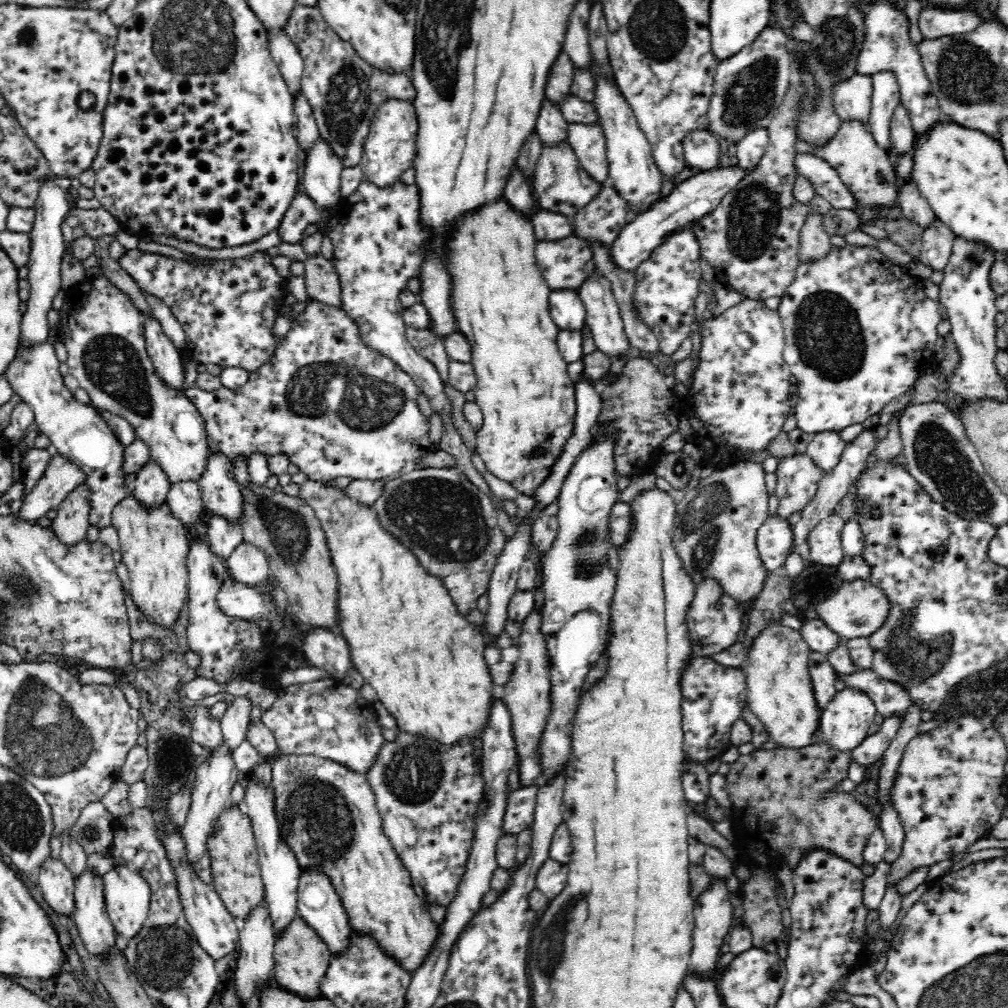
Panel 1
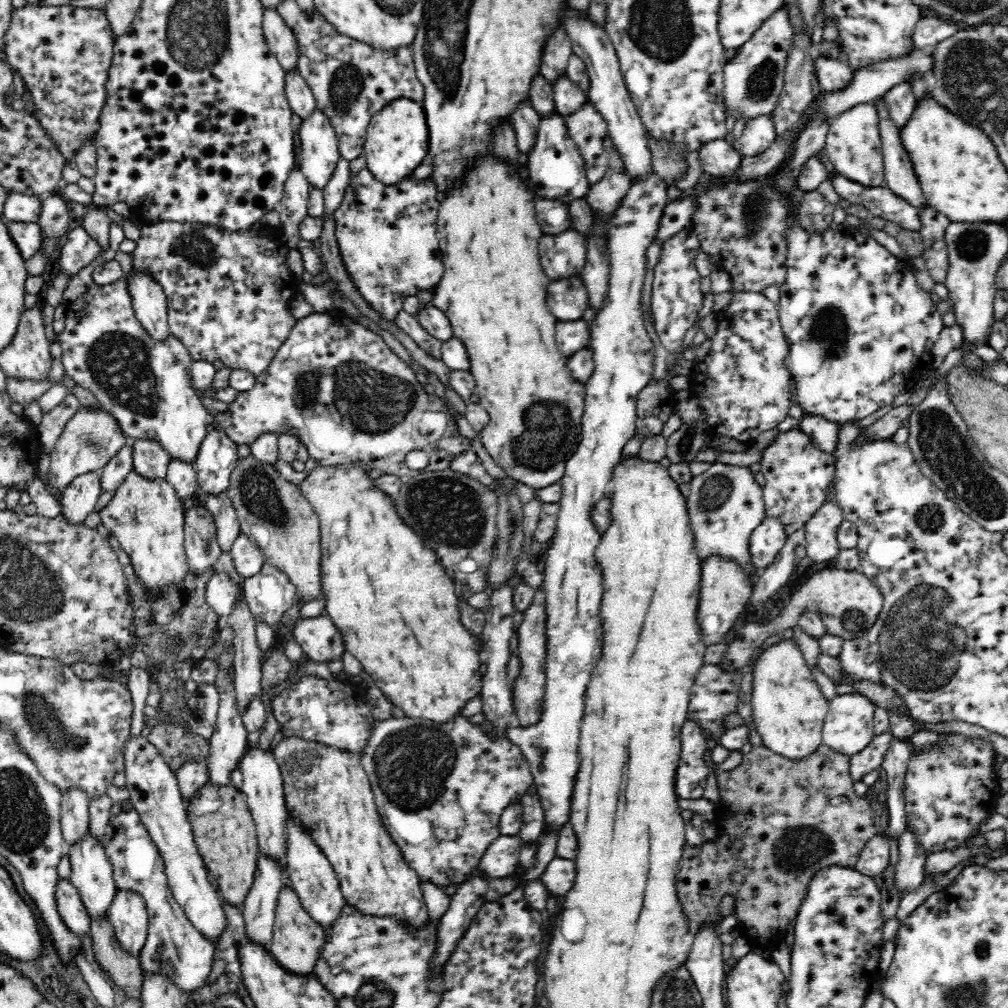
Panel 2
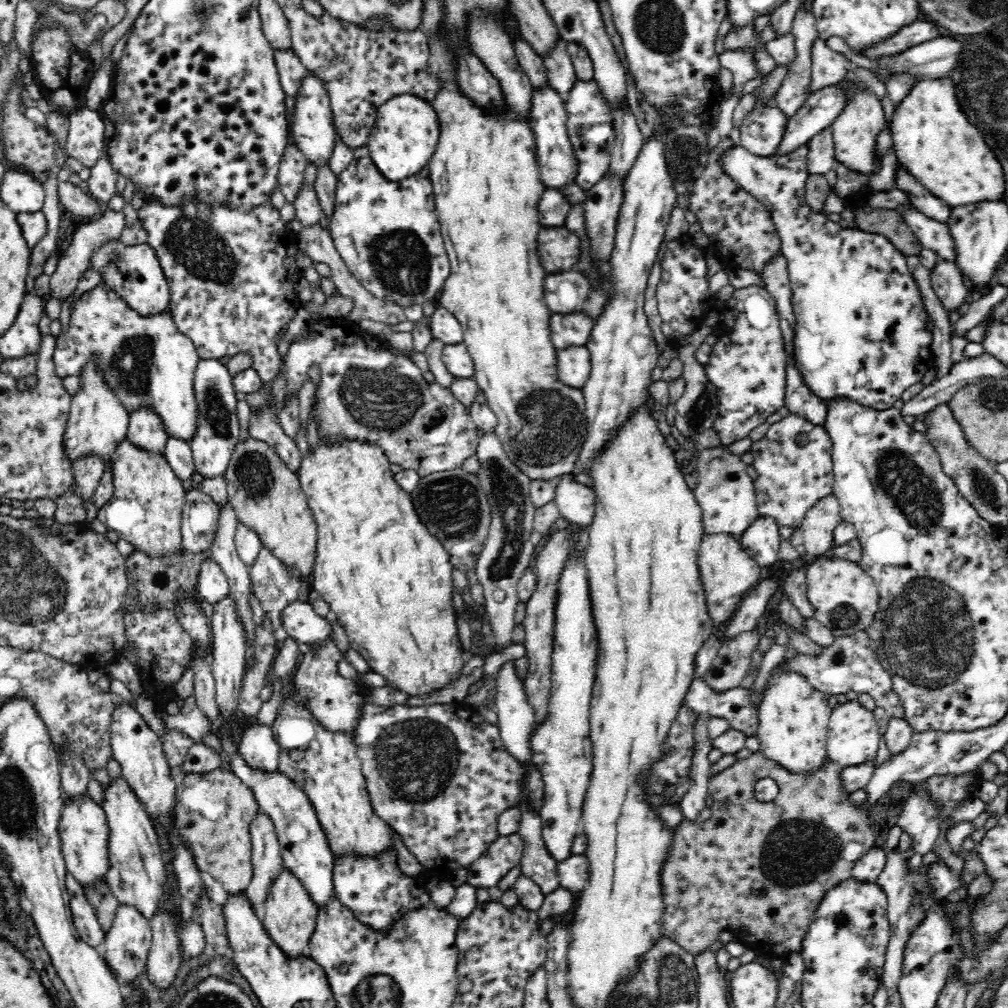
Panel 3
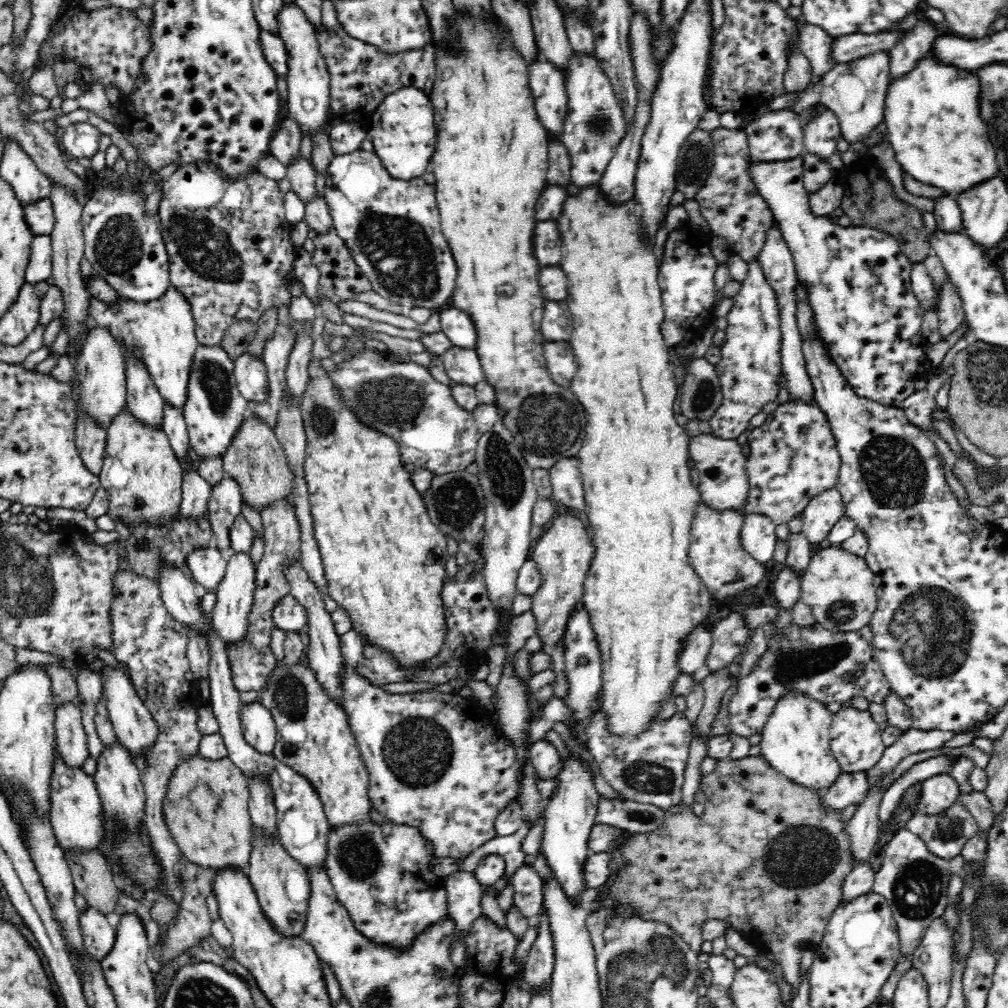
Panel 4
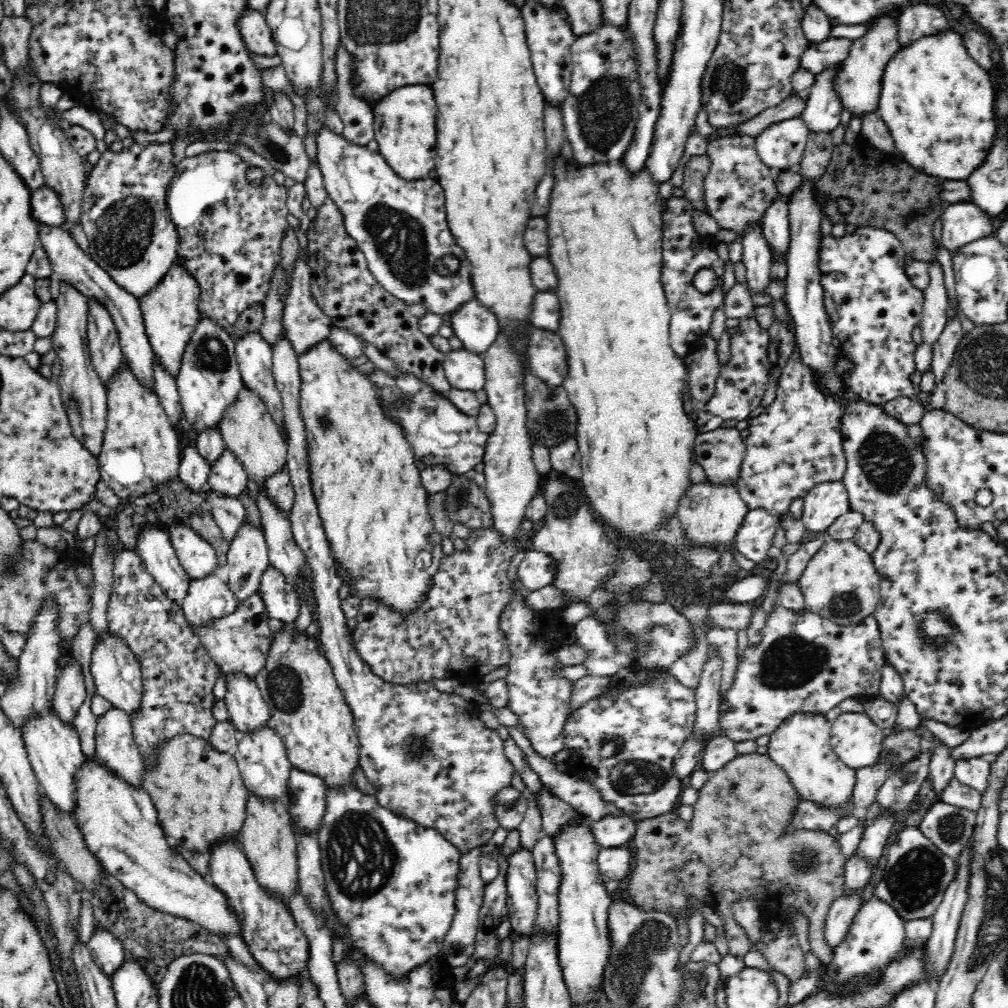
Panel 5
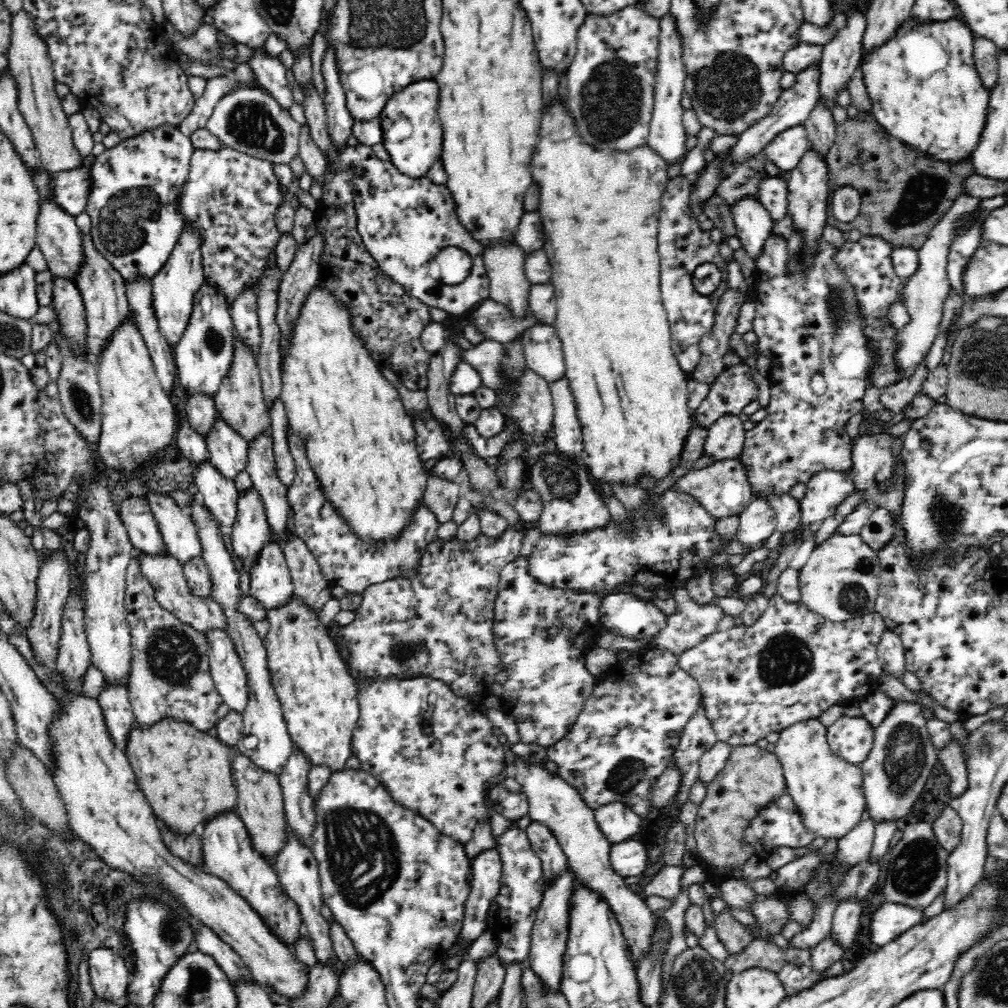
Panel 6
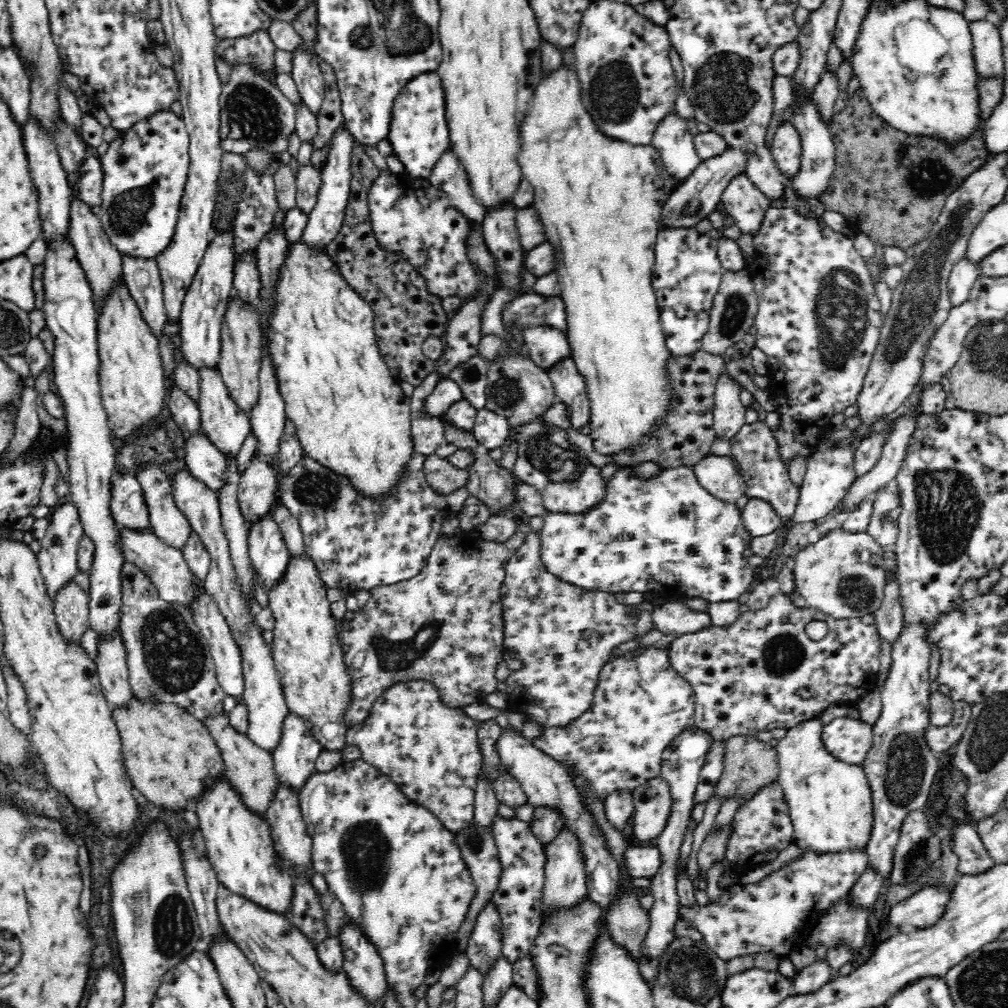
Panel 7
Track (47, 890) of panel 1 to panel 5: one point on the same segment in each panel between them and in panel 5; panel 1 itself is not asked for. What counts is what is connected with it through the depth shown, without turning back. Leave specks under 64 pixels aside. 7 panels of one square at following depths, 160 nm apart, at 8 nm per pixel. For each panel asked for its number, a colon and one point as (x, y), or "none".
2: (69, 903)
3: (83, 915)
4: (98, 936)
5: (108, 952)

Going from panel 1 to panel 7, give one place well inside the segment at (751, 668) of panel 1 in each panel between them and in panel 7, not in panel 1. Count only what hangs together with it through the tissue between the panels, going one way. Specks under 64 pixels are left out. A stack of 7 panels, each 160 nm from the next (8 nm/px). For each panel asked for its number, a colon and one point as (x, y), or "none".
2: (789, 709)
3: (793, 717)
4: (795, 740)
5: (800, 745)
6: (828, 791)
7: (830, 803)

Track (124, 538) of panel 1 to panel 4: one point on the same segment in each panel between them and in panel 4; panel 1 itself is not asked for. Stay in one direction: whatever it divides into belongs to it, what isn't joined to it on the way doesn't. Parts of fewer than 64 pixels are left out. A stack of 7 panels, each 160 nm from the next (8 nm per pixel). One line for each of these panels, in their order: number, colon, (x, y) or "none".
2: (147, 517)
3: (145, 509)
4: (143, 476)

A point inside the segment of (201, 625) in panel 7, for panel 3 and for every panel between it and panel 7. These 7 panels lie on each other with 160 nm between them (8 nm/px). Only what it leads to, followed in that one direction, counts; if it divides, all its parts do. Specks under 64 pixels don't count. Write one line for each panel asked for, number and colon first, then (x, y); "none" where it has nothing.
3: (258, 748)
4: (259, 729)
5: (249, 713)
6: (230, 679)

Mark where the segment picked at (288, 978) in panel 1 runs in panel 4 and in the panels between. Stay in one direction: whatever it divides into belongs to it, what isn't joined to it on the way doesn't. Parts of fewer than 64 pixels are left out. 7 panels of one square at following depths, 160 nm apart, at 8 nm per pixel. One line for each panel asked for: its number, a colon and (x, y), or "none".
2: (297, 942)
3: (290, 917)
4: (282, 885)

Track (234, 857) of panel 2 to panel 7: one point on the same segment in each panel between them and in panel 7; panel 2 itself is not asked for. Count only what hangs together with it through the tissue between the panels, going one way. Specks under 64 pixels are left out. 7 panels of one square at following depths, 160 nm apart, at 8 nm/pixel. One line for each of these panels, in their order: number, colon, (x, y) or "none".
3: (213, 811)
4: (206, 807)
5: (200, 799)
6: (185, 774)
7: (171, 758)

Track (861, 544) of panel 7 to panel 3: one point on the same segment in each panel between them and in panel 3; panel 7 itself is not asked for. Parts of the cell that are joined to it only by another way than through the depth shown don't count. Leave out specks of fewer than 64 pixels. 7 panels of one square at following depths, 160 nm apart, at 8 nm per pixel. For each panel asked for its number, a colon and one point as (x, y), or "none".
3: (845, 599)
4: (838, 586)
5: (840, 582)
6: (840, 581)

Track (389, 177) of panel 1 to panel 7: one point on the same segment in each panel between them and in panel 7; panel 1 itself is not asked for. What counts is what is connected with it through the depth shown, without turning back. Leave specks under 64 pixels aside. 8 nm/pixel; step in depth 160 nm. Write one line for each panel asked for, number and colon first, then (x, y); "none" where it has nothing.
2: (396, 141)
3: (405, 134)
4: (402, 131)
5: (404, 125)
6: (418, 102)
7: (418, 133)

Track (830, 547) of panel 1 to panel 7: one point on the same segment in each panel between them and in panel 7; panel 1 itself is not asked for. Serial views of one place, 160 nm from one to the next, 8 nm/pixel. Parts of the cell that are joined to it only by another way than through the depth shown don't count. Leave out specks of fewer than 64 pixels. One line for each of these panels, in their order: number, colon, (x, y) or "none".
2: (821, 544)
3: (817, 526)
4: (822, 512)
5: (825, 502)
6: (825, 491)
7: (829, 474)

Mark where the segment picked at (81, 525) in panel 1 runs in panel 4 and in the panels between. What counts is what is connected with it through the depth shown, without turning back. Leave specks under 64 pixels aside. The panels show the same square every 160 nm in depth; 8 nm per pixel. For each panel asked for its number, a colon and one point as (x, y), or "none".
2: (78, 499)
3: (88, 471)
4: (91, 439)

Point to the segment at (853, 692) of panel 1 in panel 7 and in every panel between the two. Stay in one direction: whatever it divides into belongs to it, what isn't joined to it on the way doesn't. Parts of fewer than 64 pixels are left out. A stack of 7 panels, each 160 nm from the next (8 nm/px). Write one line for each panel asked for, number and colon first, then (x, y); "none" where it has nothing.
2: (848, 728)
3: (853, 737)
4: (856, 743)
5: (858, 742)
6: (851, 739)
7: (849, 740)

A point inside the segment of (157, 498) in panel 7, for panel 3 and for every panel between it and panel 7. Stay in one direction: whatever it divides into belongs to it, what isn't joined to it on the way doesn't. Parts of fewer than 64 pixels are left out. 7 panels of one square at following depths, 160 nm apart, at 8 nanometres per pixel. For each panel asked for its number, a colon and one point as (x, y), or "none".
3: (213, 585)
4: (206, 565)
5: (199, 559)
6: (180, 534)

